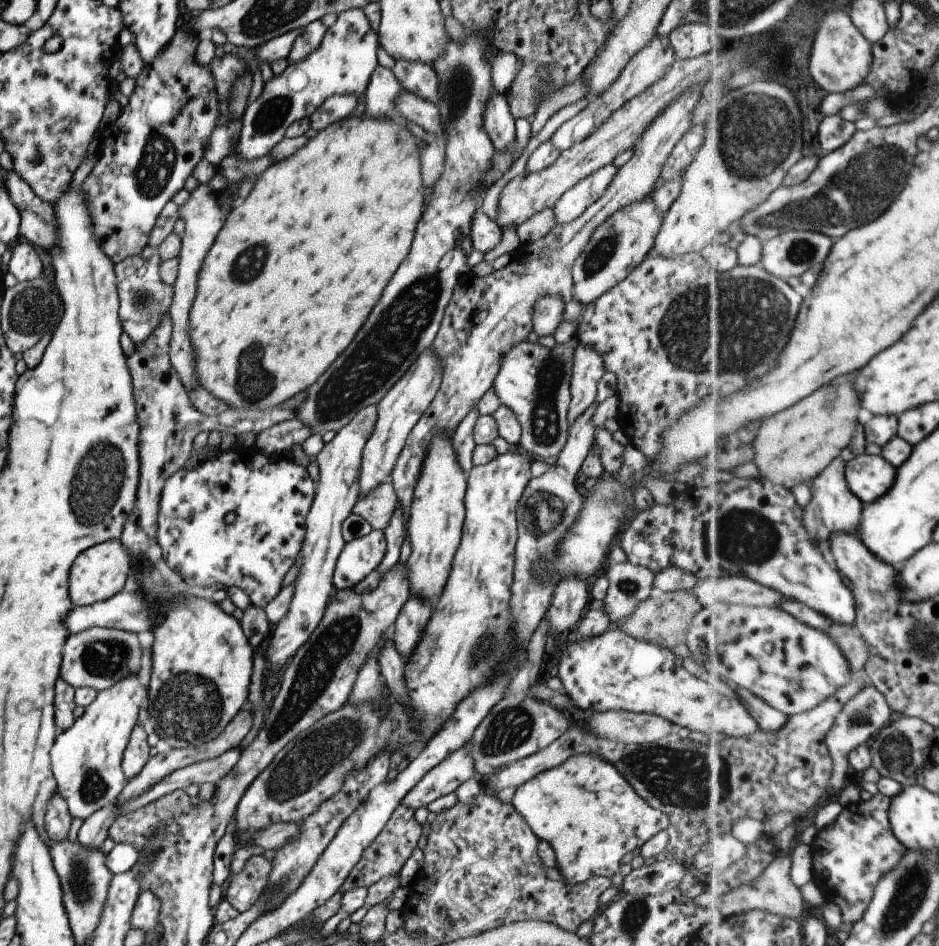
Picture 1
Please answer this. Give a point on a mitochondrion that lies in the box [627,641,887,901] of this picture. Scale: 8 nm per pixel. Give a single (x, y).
(860, 718)

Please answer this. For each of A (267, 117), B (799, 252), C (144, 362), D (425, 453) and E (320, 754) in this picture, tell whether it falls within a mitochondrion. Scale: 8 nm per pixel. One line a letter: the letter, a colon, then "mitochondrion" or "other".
A: mitochondrion
B: mitochondrion
C: other
D: other
E: mitochondrion

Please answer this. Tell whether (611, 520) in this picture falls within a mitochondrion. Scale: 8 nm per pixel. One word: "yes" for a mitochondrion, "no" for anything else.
no

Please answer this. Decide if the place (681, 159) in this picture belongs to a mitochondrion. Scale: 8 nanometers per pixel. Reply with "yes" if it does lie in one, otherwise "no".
no

